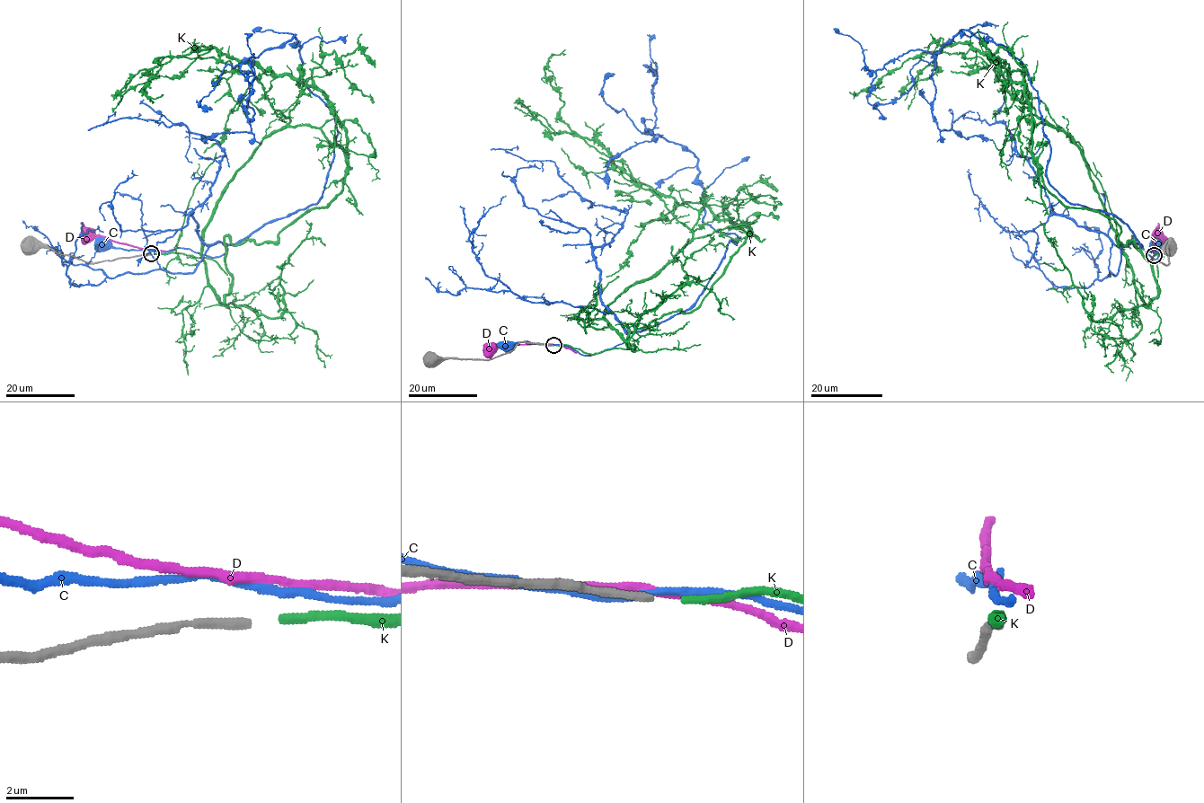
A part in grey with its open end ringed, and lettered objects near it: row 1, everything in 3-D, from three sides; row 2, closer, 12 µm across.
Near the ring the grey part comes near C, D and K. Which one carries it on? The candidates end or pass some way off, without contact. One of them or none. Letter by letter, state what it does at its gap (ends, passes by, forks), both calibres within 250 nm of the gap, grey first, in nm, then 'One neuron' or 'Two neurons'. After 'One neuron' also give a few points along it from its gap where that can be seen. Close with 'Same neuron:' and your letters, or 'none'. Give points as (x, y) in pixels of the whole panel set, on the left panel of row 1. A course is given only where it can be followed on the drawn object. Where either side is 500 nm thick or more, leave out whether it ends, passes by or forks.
C: It passes by. Thickness 260 nm (grey) against 240 nm. Two neurons
D: It passes by. Thickness 260 nm (grey) against 240 nm. Two neurons
K: It ends there. Thickness 260 nm (grey) against 240 nm. One neuron. Its course: (154, 253), (213, 260), (224, 300), (201, 232), (289, 121), (213, 57), (159, 57), (142, 90), (163, 95)
Same neuron: K

